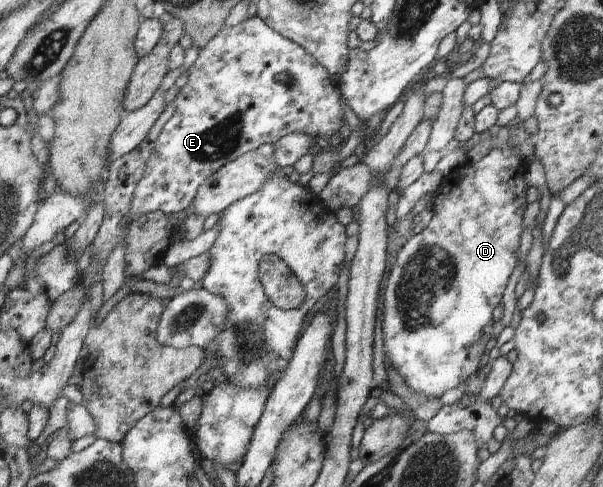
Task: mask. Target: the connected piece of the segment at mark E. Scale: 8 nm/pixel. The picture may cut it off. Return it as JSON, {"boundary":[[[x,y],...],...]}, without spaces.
{"boundary":[[[260,17],[247,18],[243,23],[234,25],[233,27],[222,27],[218,34],[210,39],[206,46],[200,51],[198,58],[191,64],[186,72],[188,74],[188,82],[184,85],[175,97],[176,110],[172,117],[164,124],[162,132],[157,136],[154,143],[154,150],[147,160],[144,176],[138,181],[133,199],[131,202],[131,220],[138,215],[145,215],[154,211],[162,211],[167,215],[172,212],[180,212],[184,210],[192,200],[197,196],[197,190],[200,185],[212,176],[219,168],[225,164],[236,160],[244,153],[253,151],[262,145],[273,145],[283,136],[290,133],[308,133],[313,137],[326,136],[326,138],[339,132],[343,124],[343,112],[345,106],[340,103],[338,88],[333,82],[329,72],[312,56],[306,52],[299,44],[291,41],[289,38],[278,34],[270,25],[267,25]]]}

